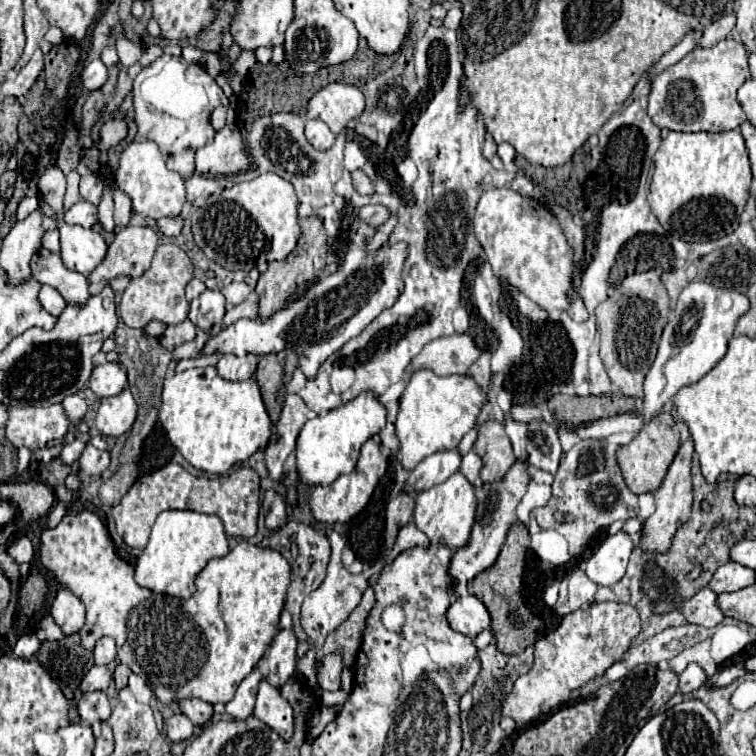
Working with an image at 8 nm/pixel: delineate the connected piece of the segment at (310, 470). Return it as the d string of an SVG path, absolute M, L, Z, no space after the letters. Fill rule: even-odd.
M371 390L361 392L357 398L339 408L329 410L325 416L309 420L297 438L297 472L307 486L331 484L337 476L349 474L357 462L361 446L385 426L385 406Z

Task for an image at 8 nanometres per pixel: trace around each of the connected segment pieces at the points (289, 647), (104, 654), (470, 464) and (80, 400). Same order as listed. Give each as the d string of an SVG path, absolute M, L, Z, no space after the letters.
M279 630L269 648L269 682L279 688L291 676L295 676L295 648L297 636L293 630Z
M101 638L93 650L93 656L95 656L95 664L109 664L115 660L117 656L117 648L115 648L115 642L113 638Z
M469 450L469 454L463 456L463 462L461 462L459 472L461 472L471 484L475 484L475 480L479 478L481 466L483 466L483 464L481 464L481 458L477 456L477 452L475 452L475 450Z
M81 394L67 396L67 398L63 400L63 408L65 408L69 420L73 420L73 422L81 420L81 418L85 416L85 412L88 410L87 404L85 404L85 398L83 398Z

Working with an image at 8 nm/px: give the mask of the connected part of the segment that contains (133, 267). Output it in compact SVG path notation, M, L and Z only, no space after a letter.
M125 226L125 228L119 228L117 234L115 234L115 240L109 244L105 260L87 276L89 292L91 294L99 294L103 290L103 286L107 282L111 282L115 276L123 276L123 274L127 274L131 278L141 276L151 266L151 260L153 260L157 244L159 244L159 236L149 226Z

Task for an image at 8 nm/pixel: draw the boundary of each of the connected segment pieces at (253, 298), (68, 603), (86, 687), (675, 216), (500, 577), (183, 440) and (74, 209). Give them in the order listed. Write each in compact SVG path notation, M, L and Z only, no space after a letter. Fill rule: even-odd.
M255 267L249 272L238 270L237 272L231 272L231 274L233 274L233 280L219 290L225 296L226 311L243 302L258 305L259 298L255 291L260 275L258 269ZM239 300L241 300L241 302L239 302ZM235 302L239 302L239 304L235 304Z
M59 590L51 606L51 616L65 636L75 634L85 624L85 604L69 590Z
M93 666L83 682L81 682L81 690L83 692L95 692L95 690L107 690L109 684L111 684L111 678L113 678L113 672L107 668L107 666Z
M739 130L709 134L709 132L667 132L657 154L655 168L651 176L649 204L653 214L659 218L661 226L679 240L685 242L707 242L731 234L739 226L739 216L749 198L751 186L751 166L743 136Z
M513 524L497 562L467 584L469 594L485 602L485 608L491 614L491 632L497 640L497 648L503 654L521 654L521 650L533 646L537 642L537 636L541 638L545 632L545 624L537 616L533 616L521 600L521 576L523 576L527 548L529 548L527 528L521 524Z
M213 366L185 370L181 374L165 378L163 404L159 410L159 424L167 432L169 442L183 454L183 458L193 468L207 472L207 474L227 472L233 464L247 460L261 446L265 448L271 440L271 420L269 420L267 410L263 406L257 382L253 378L245 380L245 382L225 380L217 374L217 370Z
M79 200L77 204L73 204L65 212L65 222L67 224L79 224L83 228L91 228L93 224L97 224L97 206L93 206L91 202Z

